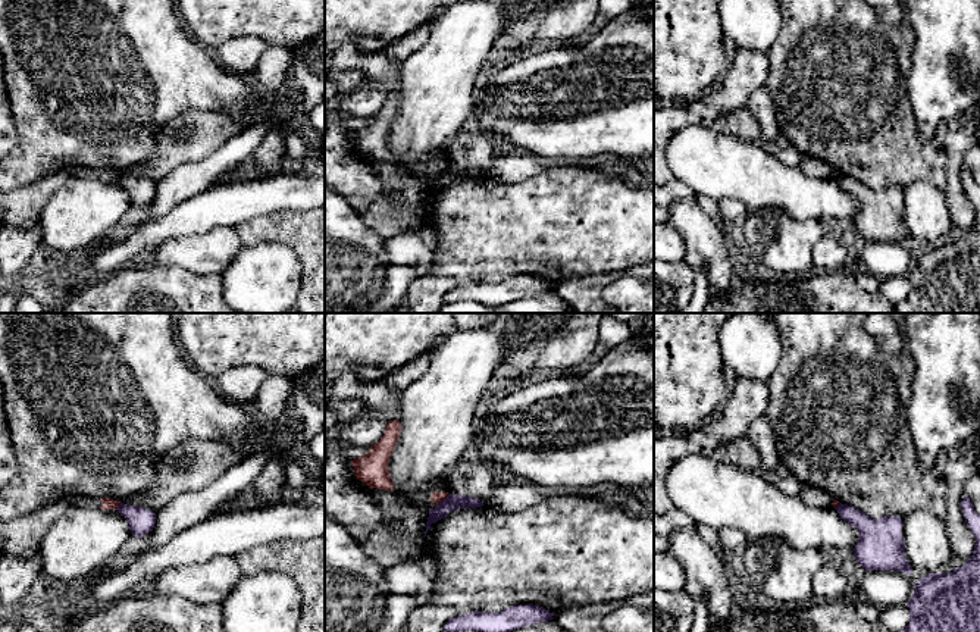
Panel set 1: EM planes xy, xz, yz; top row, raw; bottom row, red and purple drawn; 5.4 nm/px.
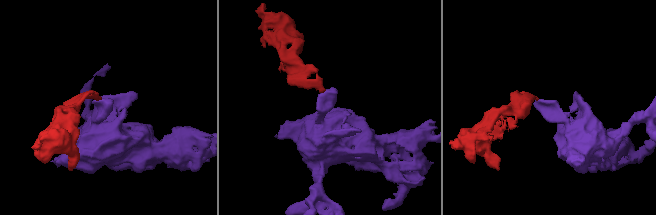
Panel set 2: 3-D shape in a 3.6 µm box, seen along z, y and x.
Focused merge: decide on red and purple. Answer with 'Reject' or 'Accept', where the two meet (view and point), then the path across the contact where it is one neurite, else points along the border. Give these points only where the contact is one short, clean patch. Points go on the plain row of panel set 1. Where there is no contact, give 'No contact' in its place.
Reject. Touches red at xz (444, 169). Boundary: xz (450, 165), (438, 175)

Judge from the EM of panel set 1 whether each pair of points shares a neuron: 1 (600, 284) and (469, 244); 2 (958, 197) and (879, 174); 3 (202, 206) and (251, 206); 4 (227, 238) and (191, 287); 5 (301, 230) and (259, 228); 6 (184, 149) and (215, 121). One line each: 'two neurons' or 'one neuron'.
1: two neurons
2: one neuron
3: one neuron
4: two neurons
5: one neuron
6: one neuron

